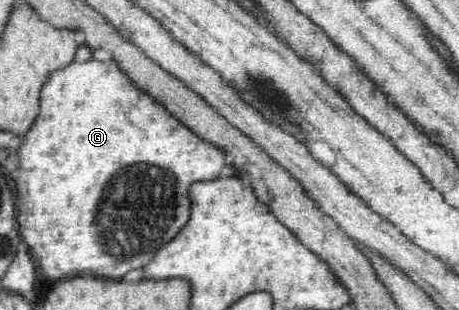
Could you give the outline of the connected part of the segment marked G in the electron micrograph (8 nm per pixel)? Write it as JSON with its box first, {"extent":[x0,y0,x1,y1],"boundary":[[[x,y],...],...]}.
{"extent":[16,59,228,278],"boundary":[[[116,59],[108,61],[92,60],[74,61],[66,68],[55,70],[46,80],[40,94],[40,110],[32,128],[23,137],[24,146],[20,148],[20,176],[16,178],[18,186],[18,226],[24,243],[28,244],[30,254],[38,258],[40,270],[44,278],[60,278],[60,276],[76,276],[76,274],[102,274],[102,276],[124,276],[134,268],[144,268],[158,254],[162,246],[174,240],[180,230],[186,226],[192,213],[190,202],[190,186],[196,182],[213,180],[228,165],[227,151],[214,145],[194,133],[189,126],[166,109],[162,101],[154,95],[146,93],[131,79]]]}

